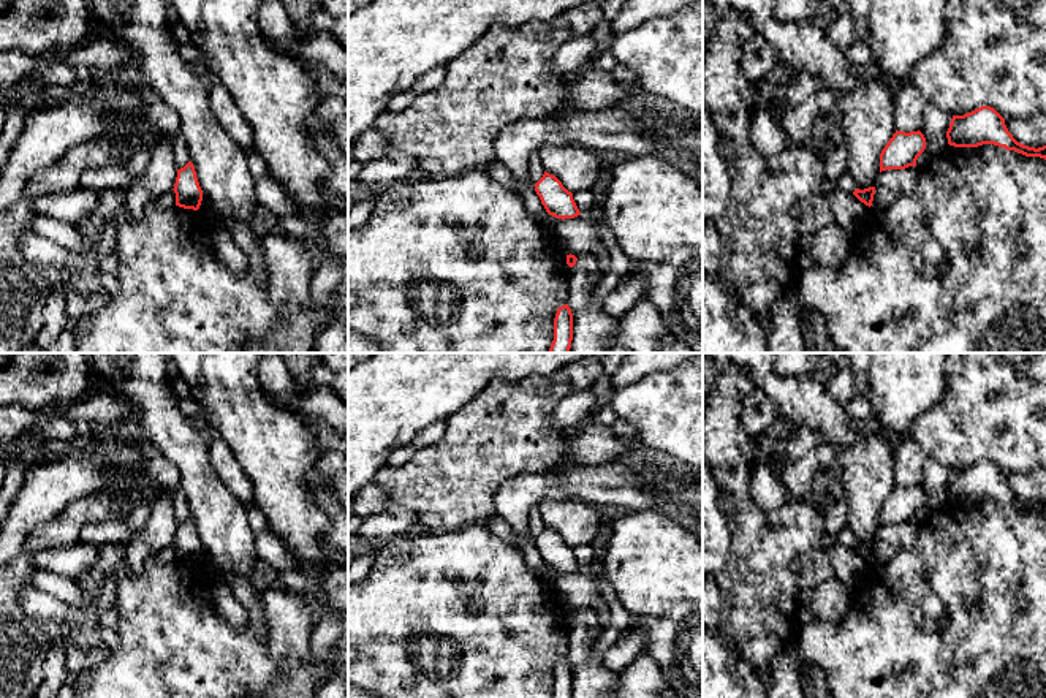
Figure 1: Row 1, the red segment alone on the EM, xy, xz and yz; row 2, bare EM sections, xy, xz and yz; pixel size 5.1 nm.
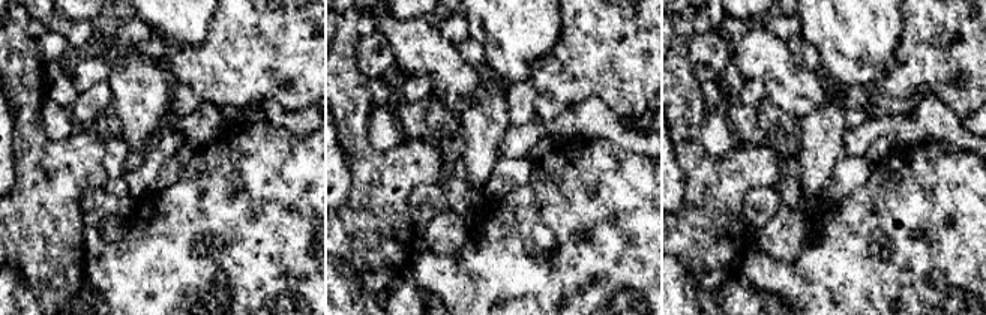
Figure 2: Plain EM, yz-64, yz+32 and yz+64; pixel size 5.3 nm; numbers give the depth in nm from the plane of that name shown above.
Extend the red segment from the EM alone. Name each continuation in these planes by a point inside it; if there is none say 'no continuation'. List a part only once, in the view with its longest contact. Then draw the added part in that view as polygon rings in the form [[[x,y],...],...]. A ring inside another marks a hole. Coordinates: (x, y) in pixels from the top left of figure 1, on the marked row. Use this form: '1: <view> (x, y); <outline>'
no continuation

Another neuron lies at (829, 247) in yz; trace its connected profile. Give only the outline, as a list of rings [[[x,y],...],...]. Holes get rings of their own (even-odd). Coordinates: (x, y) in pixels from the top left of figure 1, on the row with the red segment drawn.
[[[831,223],[818,230],[812,236],[809,247],[810,256],[817,266],[839,267],[848,258],[851,248],[851,236],[837,223]]]

